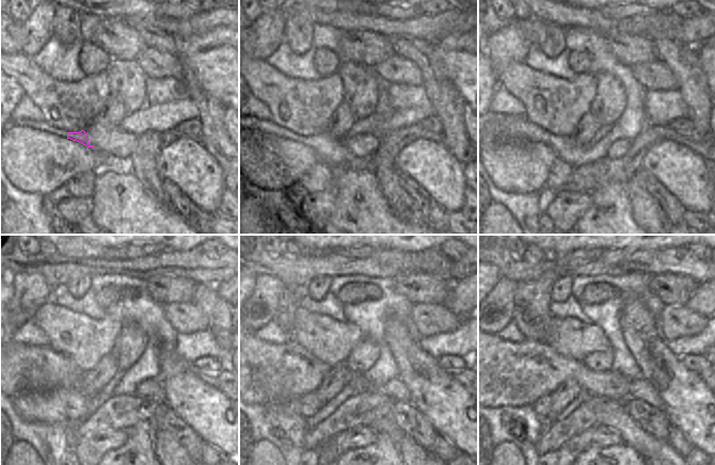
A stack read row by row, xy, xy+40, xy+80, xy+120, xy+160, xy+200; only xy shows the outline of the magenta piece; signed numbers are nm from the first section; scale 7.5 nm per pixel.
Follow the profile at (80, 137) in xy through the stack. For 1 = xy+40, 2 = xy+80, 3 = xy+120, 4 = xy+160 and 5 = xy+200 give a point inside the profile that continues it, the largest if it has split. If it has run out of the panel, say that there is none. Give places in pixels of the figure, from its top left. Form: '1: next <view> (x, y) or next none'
1: next xy+40 (331, 150)
2: next xy+80 (502, 128)
3: next xy+120 (21, 368)
4: next xy+160 (260, 373)
5: next xy+200 (499, 373)

